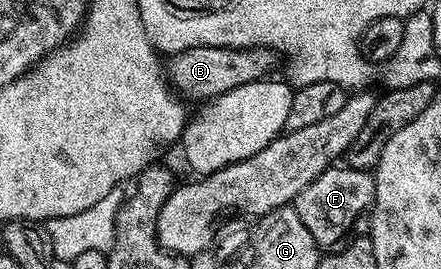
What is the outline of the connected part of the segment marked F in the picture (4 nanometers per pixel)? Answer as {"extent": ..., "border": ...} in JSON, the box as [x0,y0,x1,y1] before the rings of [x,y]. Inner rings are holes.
{"extent":[294,164,376,252],"border":[[[333,164],[318,176],[318,180],[306,184],[306,188],[298,192],[294,205],[298,216],[302,216],[302,224],[306,224],[310,236],[314,236],[316,245],[321,251],[331,252],[345,245],[353,233],[351,230],[363,218],[365,221],[369,217],[375,195],[376,180],[369,171],[353,170],[347,164]]]}

